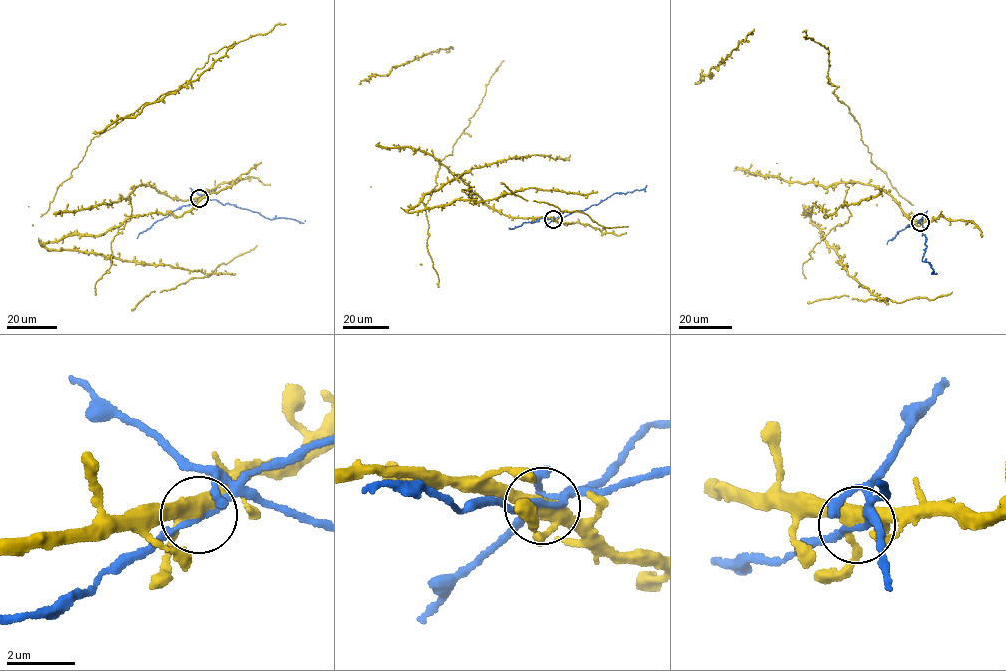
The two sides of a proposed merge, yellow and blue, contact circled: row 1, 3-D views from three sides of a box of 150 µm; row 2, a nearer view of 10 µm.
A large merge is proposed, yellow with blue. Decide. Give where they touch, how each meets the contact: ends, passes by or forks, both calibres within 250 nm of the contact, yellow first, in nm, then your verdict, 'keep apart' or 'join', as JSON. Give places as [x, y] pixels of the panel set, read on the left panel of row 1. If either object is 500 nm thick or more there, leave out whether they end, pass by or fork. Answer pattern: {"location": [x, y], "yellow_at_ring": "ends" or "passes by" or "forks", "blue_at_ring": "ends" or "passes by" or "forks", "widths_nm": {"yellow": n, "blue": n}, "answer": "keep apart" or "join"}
{"location": [199, 198], "yellow_at_ring": "forks", "blue_at_ring": "passes by", "widths_nm": {"yellow": 380, "blue": 180}, "answer": "keep apart"}

